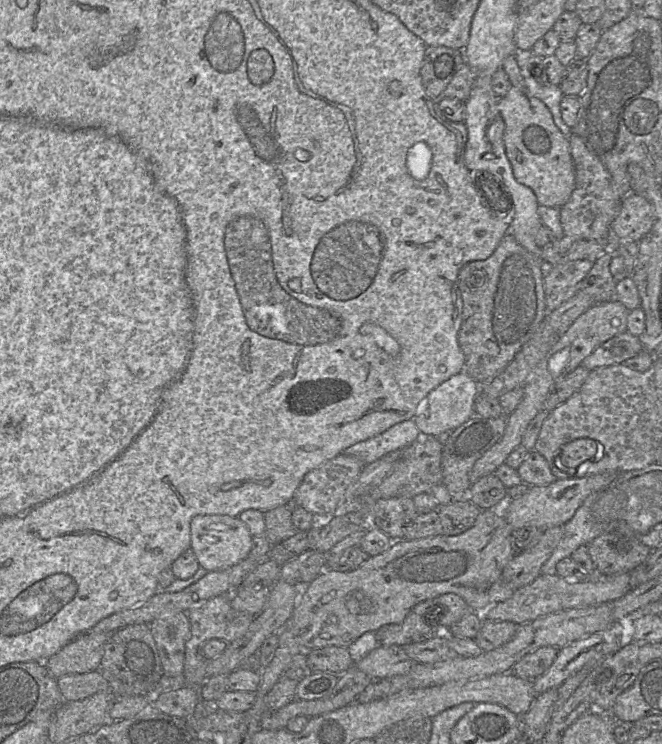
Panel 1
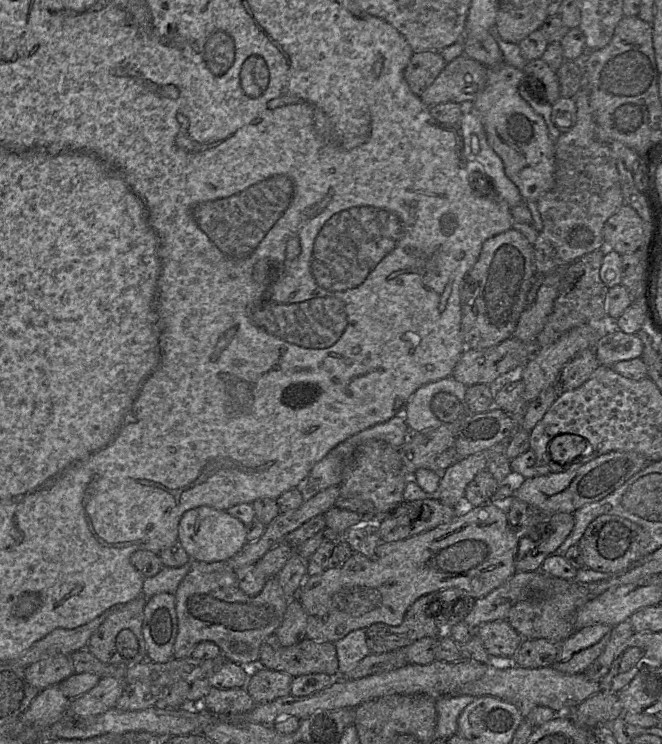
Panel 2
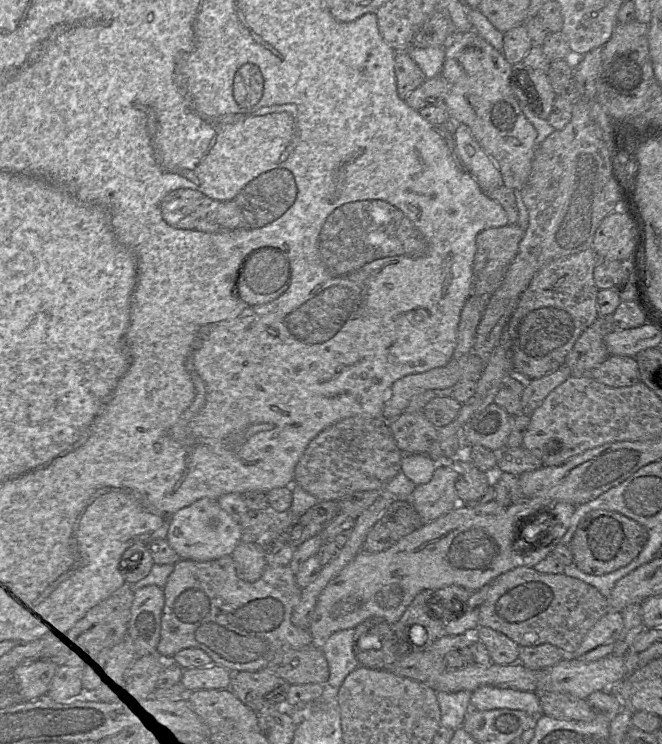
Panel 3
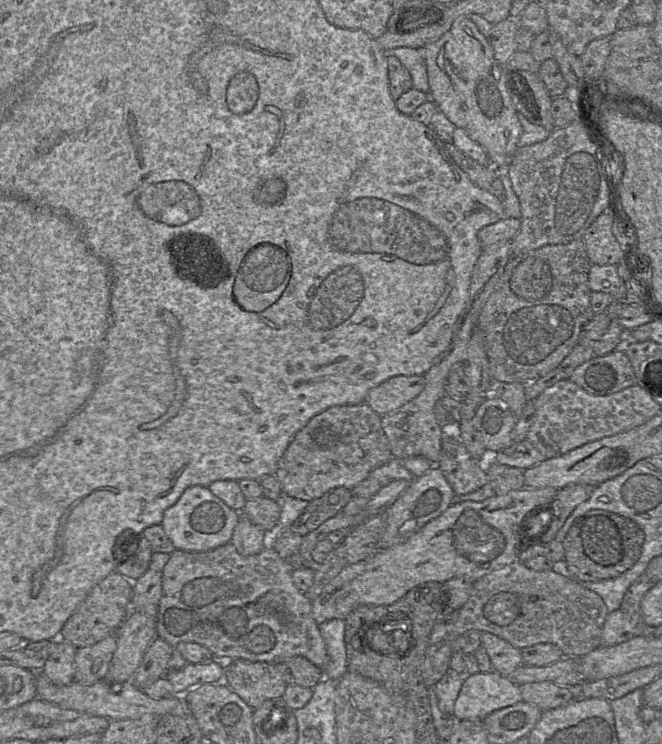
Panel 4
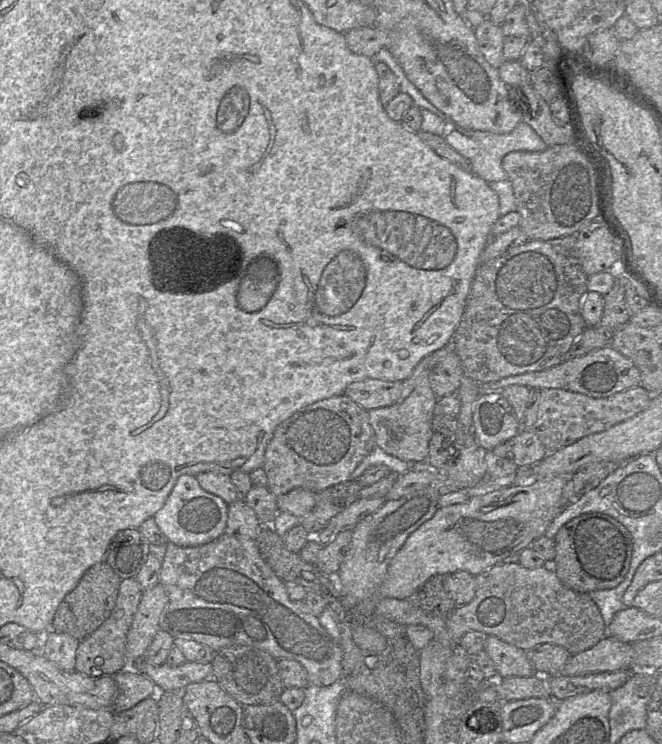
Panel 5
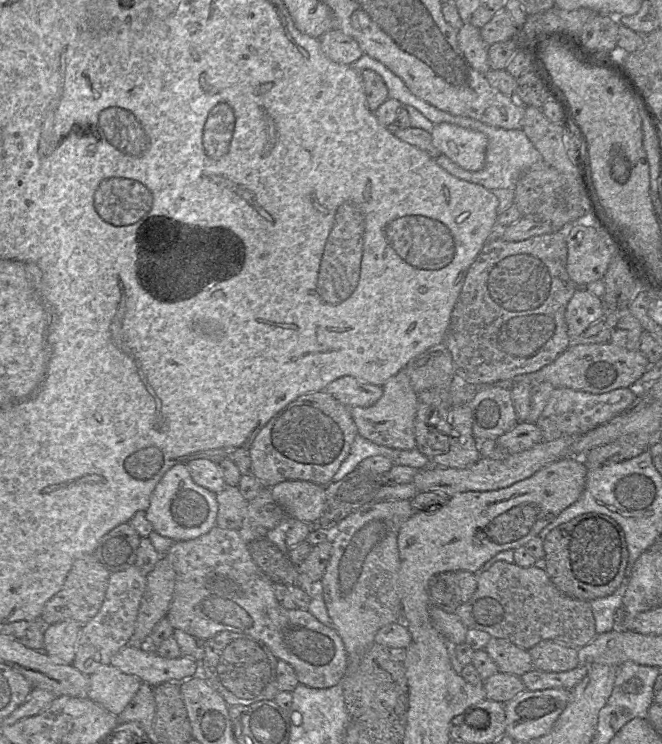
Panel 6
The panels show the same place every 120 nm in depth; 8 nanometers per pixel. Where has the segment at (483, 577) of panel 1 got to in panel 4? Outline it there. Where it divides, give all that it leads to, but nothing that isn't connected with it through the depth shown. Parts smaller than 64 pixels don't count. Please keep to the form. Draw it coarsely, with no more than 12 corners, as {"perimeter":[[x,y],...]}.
{"perimeter":[[559,489],[450,505],[343,570],[319,625],[425,582],[475,582],[541,542]]}

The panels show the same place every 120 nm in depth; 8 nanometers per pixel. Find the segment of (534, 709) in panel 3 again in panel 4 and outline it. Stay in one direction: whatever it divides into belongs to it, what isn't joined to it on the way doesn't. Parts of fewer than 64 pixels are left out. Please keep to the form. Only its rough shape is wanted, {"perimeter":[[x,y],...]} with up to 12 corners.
{"perimeter":[[497,672],[466,677],[452,715],[483,719],[521,701],[519,686]]}

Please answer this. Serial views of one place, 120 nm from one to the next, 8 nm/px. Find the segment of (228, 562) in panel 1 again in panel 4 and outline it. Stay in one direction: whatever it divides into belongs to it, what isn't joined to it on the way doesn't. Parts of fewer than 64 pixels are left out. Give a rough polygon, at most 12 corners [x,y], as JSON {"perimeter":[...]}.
{"perimeter":[[187,488],[160,525],[176,549],[229,543],[239,512]]}

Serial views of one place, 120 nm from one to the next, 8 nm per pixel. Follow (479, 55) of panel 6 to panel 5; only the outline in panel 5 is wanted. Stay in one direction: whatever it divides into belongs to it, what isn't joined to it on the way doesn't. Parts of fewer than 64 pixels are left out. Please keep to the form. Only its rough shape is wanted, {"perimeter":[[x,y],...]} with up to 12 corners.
{"perimeter":[[485,19],[474,29],[479,49],[494,68],[505,62],[500,25]]}

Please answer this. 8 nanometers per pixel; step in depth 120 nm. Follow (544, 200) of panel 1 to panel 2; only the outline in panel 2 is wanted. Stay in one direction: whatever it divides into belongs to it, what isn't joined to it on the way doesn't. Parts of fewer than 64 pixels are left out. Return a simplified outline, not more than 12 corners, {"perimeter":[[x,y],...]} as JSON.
{"perimeter":[[488,67],[472,103],[522,198],[555,183],[555,142],[521,97],[523,70]]}

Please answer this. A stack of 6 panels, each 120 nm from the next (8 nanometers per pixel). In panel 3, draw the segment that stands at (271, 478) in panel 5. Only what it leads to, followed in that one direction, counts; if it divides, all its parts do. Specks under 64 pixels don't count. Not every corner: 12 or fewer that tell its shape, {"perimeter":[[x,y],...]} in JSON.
{"perimeter":[[383,417],[310,441],[293,484],[319,501],[382,490],[403,455]]}

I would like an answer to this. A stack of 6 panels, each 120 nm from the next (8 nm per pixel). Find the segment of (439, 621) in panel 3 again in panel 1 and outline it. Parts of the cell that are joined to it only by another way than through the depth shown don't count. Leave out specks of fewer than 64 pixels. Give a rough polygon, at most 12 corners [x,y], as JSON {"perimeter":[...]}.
{"perimeter":[[436,598],[415,605],[398,624],[375,631],[378,646],[424,642],[438,633],[425,620]]}

